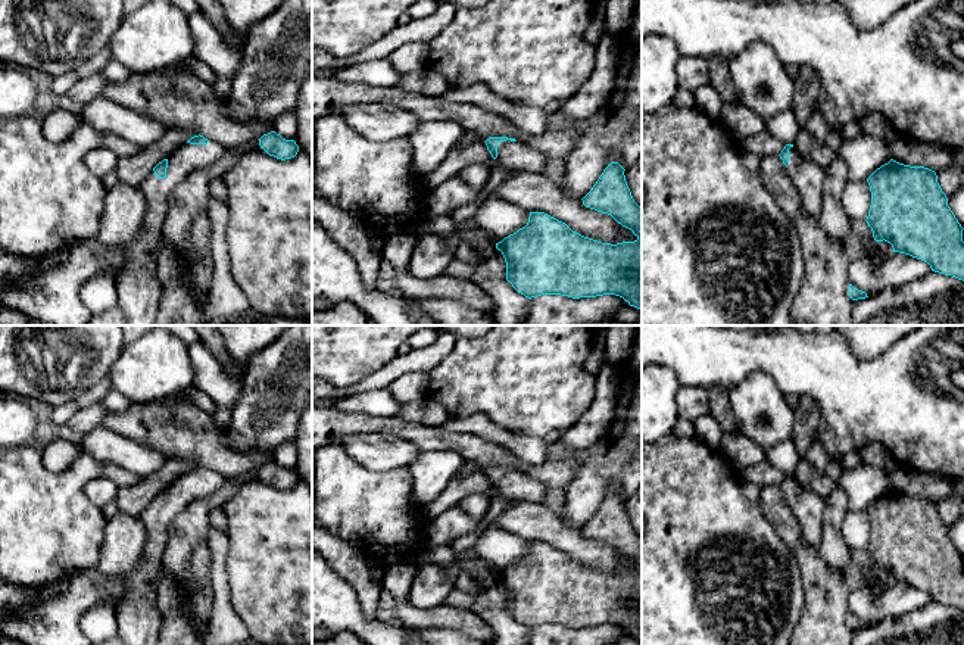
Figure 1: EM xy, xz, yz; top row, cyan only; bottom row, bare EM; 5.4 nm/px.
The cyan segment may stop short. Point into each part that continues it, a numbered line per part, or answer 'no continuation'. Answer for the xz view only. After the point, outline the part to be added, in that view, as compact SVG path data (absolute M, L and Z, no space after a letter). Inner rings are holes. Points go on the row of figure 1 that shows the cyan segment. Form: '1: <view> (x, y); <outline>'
1: xz (514, 156); M499 141L495 165L515 172L542 172L547 158L521 141Z

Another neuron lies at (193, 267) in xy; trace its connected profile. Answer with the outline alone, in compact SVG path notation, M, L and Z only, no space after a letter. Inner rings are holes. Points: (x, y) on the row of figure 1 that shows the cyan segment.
M202 212L193 222L187 239L188 247L177 250L160 236L156 253L156 275L162 287L180 281L197 297L209 296L213 277L212 222L208 212Z

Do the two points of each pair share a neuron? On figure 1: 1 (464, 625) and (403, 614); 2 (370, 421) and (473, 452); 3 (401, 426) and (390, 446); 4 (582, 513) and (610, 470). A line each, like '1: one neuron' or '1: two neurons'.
1: one neuron
2: one neuron
3: two neurons
4: one neuron

